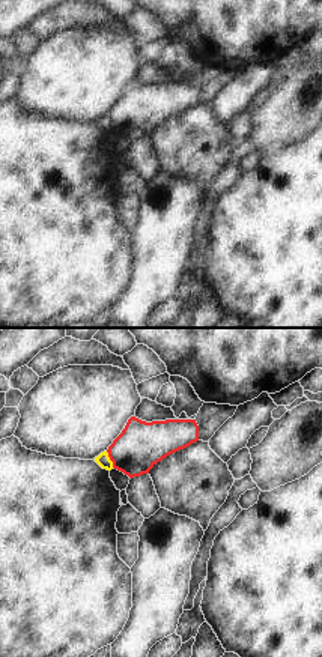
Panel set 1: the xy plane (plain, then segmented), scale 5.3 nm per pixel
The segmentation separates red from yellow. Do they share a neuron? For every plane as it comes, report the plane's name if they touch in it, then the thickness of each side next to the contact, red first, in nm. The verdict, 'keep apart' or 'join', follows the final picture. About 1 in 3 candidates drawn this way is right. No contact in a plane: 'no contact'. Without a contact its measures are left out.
meets red in xy; 260 nm thick on the red side, 70 nm on the other

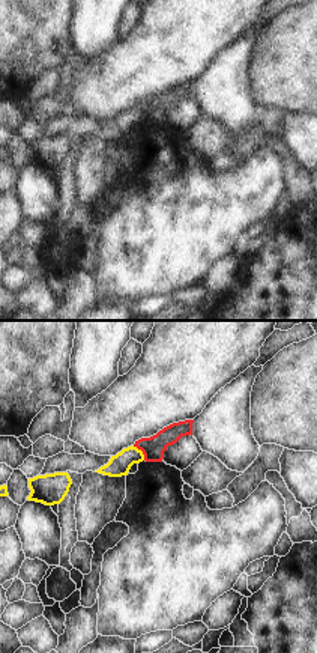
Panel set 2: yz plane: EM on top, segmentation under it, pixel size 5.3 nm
meets red in yz; 120 nm thick on the red side, 120 nm on the other

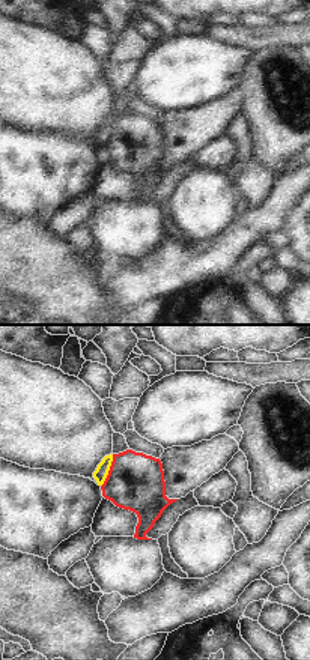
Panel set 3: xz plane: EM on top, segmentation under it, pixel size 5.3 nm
meets red in xz; 300 nm thick on the red side, 70 nm on the other

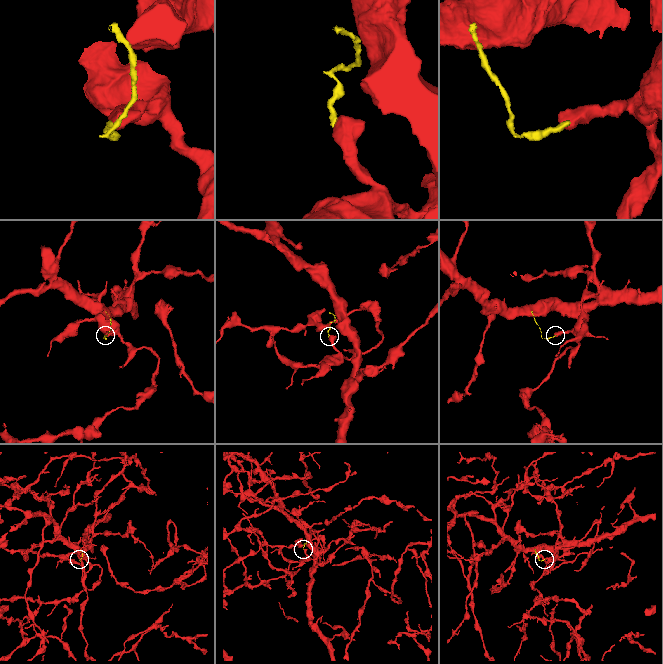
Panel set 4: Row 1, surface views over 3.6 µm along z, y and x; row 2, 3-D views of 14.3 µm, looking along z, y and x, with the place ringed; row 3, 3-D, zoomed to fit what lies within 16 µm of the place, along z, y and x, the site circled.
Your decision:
keep apart

